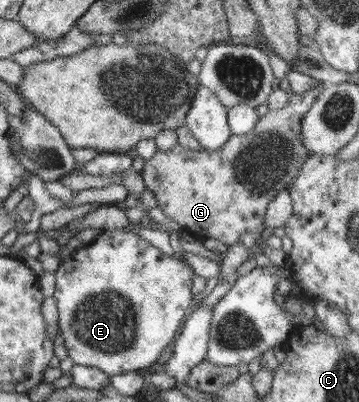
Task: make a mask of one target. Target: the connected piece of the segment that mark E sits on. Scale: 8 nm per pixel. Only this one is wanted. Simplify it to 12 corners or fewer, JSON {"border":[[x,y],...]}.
{"border":[[132,229],[62,258],[67,356],[162,361],[194,277]]}

